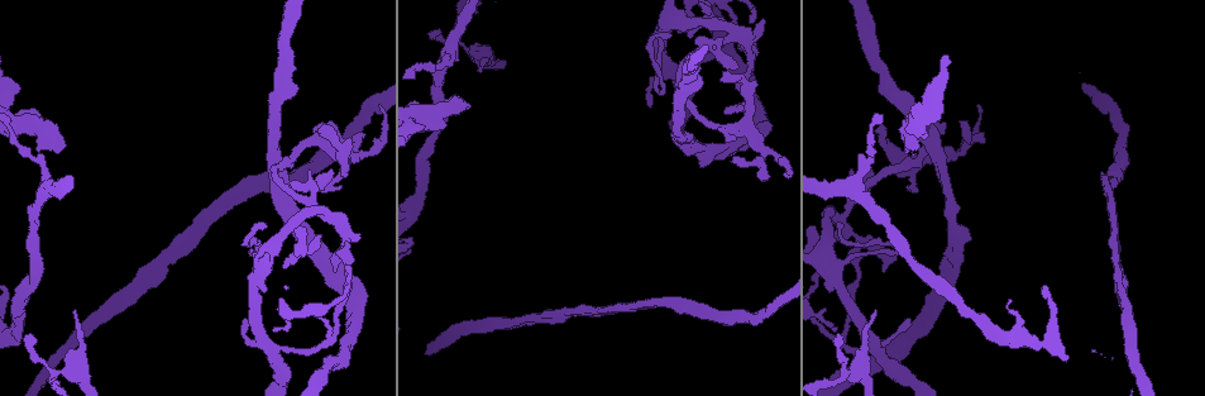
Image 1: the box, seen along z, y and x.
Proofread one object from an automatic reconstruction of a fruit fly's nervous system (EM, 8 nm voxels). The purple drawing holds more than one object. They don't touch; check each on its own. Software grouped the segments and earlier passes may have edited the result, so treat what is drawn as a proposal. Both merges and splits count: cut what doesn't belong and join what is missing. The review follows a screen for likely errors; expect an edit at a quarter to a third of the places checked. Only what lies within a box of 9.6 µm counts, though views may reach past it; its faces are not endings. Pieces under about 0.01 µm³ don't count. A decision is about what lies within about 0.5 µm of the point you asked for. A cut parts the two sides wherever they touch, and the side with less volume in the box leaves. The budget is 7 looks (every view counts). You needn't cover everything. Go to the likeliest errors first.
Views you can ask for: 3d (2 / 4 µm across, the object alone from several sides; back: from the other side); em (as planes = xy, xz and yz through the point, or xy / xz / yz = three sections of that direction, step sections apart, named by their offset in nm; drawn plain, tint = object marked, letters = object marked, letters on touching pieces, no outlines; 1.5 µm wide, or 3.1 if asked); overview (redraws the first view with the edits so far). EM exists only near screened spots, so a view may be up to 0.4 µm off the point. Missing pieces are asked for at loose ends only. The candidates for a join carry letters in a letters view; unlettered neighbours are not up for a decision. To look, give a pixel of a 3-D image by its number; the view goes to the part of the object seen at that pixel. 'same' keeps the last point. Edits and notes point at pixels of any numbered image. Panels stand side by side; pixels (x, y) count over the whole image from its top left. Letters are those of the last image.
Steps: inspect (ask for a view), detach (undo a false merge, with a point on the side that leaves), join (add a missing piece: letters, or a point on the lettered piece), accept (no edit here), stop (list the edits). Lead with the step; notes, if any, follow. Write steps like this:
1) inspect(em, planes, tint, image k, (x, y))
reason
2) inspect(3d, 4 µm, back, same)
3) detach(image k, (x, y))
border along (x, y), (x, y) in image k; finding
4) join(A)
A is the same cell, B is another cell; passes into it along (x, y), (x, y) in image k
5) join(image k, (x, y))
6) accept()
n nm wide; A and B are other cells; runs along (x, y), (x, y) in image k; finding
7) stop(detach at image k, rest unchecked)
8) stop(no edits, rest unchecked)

inspect(3d, 2 µm, image 1, (317, 129))
an open end

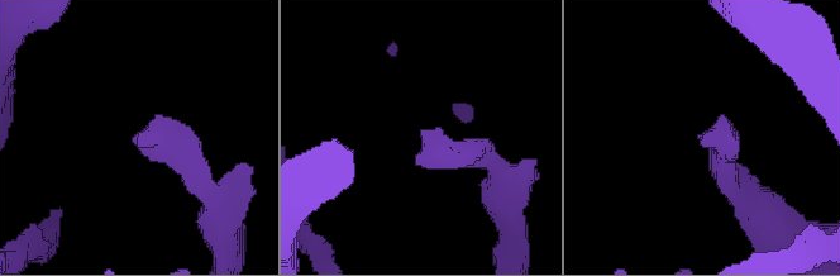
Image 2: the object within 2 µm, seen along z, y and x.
inspect(em, xz, step 8, letters, image 2, (700, 140))
shape alone is not enough

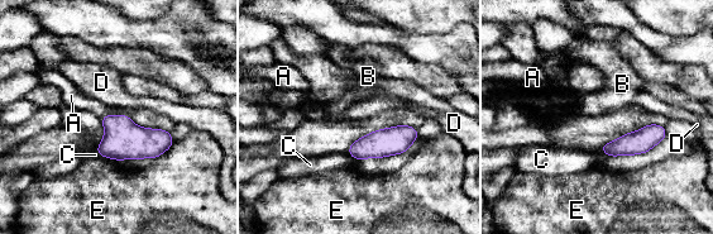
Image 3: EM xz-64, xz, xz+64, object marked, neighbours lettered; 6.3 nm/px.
accept()
A, B, C, D and E are other cells; border along (111, 114), (105, 114), (101, 118) in image 3; no lettered piece goes on from it

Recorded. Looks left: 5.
inspect(em, planes, letters, image 1, (320, 237))
branch stops here

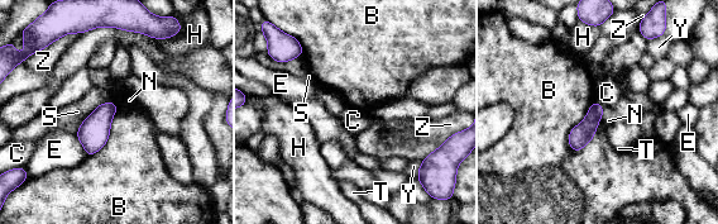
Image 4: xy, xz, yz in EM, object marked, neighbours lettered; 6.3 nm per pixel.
accept()
120 nm wide; B, C, E, H, N, S, T, Y and Z are other cells; border along (593, 101), (570, 130), (574, 152) in image 4; none of them fits

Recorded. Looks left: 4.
inspect(3d, 4 µm, image 1, (910, 324))
an open end

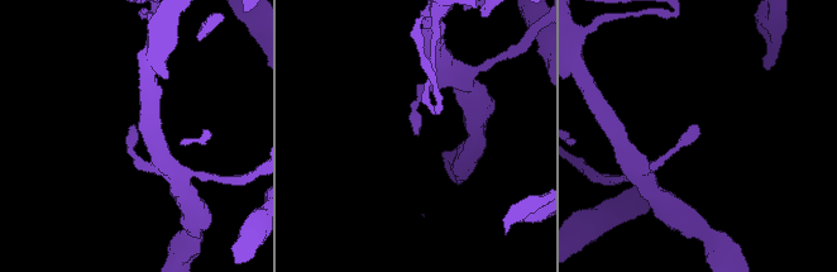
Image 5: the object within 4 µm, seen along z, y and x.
inspect(em, planes, tint, image 5, (136, 130))
shape alone is not enough

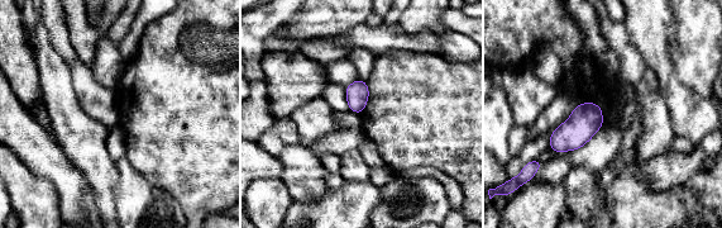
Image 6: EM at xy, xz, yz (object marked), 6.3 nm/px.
inspect(em, planes, letters, same)

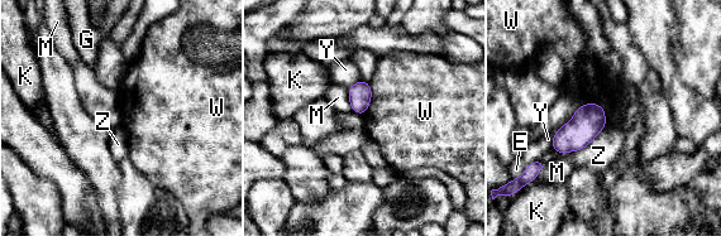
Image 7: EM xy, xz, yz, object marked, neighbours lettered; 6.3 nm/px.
accept()
E, G, K, M, W, Y and Z are other cells; border along (369, 83), (371, 101), (363, 114) in image 7; no lettered piece goes on from it

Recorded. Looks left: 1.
stop(no edits, rest unchecked)

